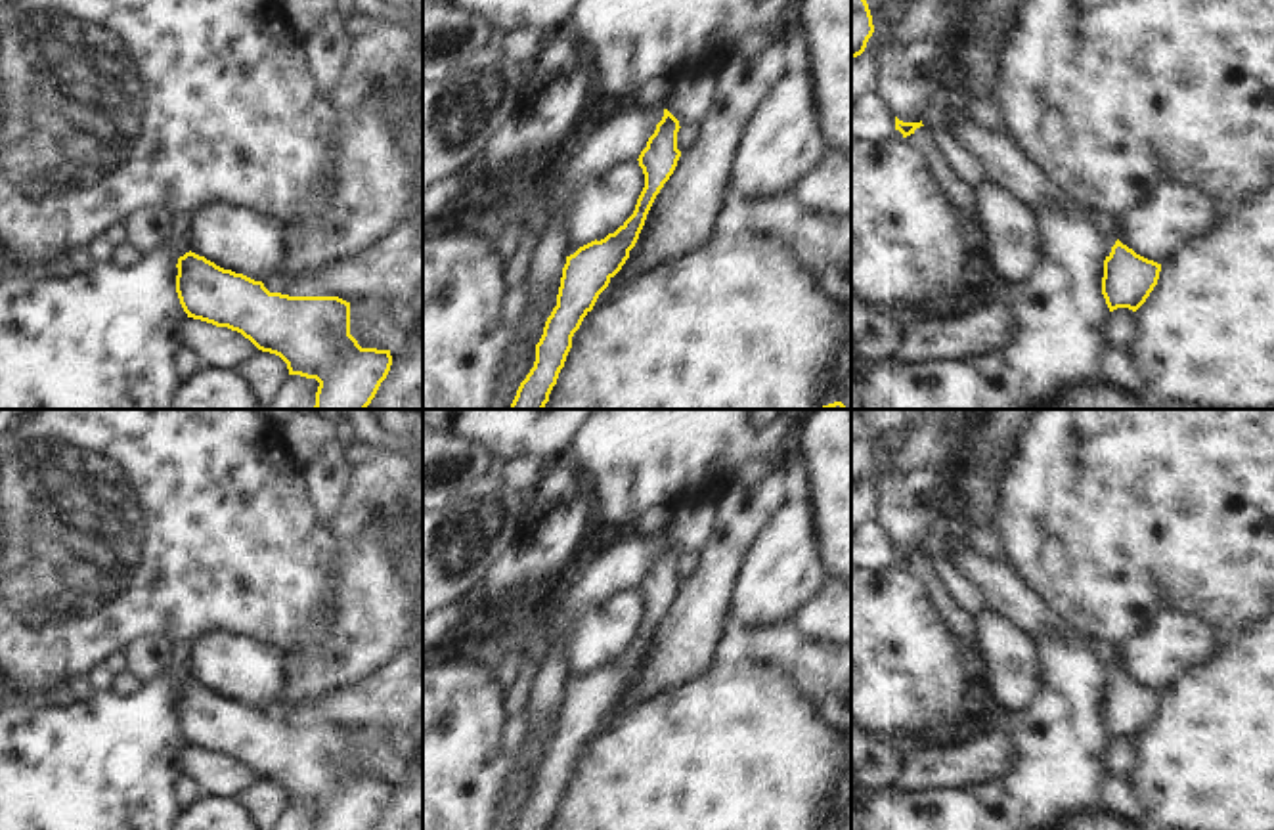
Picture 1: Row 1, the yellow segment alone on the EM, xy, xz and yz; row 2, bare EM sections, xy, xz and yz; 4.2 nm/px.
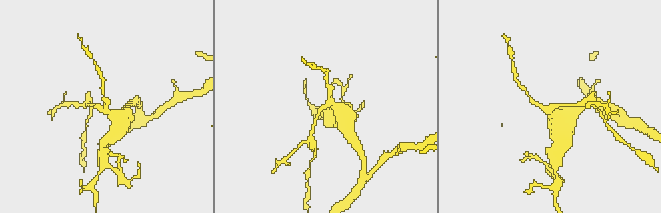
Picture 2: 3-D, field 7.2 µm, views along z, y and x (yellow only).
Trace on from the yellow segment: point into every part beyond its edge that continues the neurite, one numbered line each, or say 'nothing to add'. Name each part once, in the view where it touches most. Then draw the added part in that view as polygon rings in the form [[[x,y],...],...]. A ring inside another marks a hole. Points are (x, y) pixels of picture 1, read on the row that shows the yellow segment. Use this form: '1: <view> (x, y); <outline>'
1: yz (1106, 224); [[[1092,210],[1088,218],[1096,226],[1096,229],[1104,241],[1104,254],[1109,256],[1111,247],[1117,241],[1117,220],[1115,220],[1115,216],[1109,212]]]

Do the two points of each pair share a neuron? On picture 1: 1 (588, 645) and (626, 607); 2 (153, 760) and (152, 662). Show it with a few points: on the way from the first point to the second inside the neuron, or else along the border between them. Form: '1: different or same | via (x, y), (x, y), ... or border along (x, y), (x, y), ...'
1: same | via (597, 635), (616, 616)
2: different | border along (167, 670), (142, 685)

